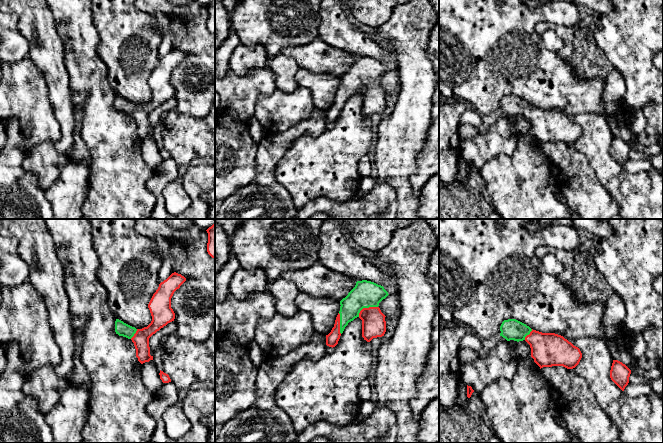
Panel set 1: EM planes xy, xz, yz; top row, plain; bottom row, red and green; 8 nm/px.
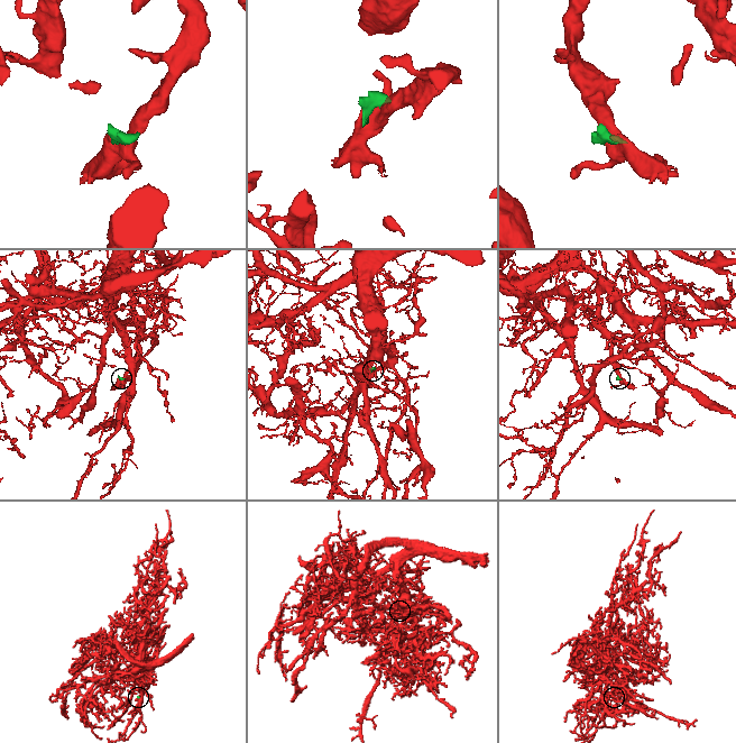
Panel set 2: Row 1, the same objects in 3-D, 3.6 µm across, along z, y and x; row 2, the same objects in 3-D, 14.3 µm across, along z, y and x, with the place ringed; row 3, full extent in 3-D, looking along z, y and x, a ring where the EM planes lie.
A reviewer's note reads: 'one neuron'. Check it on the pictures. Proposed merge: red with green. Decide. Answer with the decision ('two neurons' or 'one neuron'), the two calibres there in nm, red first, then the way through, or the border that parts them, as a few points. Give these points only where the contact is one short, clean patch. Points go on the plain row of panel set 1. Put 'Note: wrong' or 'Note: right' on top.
Note: right
one neuron; calibres 190 and 220 nm

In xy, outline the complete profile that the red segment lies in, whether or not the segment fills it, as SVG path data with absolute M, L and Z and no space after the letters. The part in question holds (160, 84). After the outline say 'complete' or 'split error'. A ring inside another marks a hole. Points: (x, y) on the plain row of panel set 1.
M174 48L159 60L148 80L152 97L147 103L136 105L116 95L116 110L132 116L136 125L136 133L141 140L153 136L153 132L150 131L149 114L168 99L174 97L175 89L171 84L171 74L185 57L184 52Z; split error

